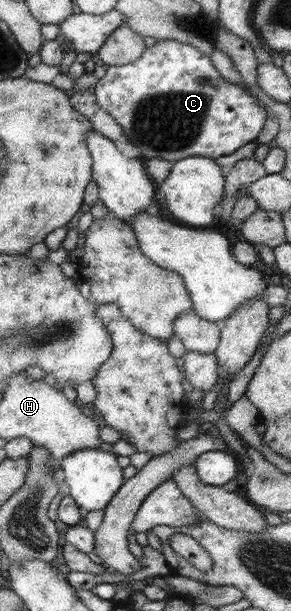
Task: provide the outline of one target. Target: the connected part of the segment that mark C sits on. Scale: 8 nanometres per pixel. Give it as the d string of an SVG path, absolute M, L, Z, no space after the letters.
M159 40L152 46L144 47L141 55L136 58L136 60L130 61L130 64L107 65L106 72L103 72L103 75L97 78L93 89L96 104L116 121L116 124L122 129L122 133L126 137L127 142L138 149L140 153L139 159L142 160L158 158L167 161L170 160L170 158L166 158L166 154L172 154L172 152L178 152L178 160L182 160L188 156L200 156L215 160L220 156L230 155L241 146L255 141L264 126L264 120L266 120L264 108L258 105L258 101L252 94L248 94L246 90L235 84L226 82L217 73L209 57L197 48L175 40Z

